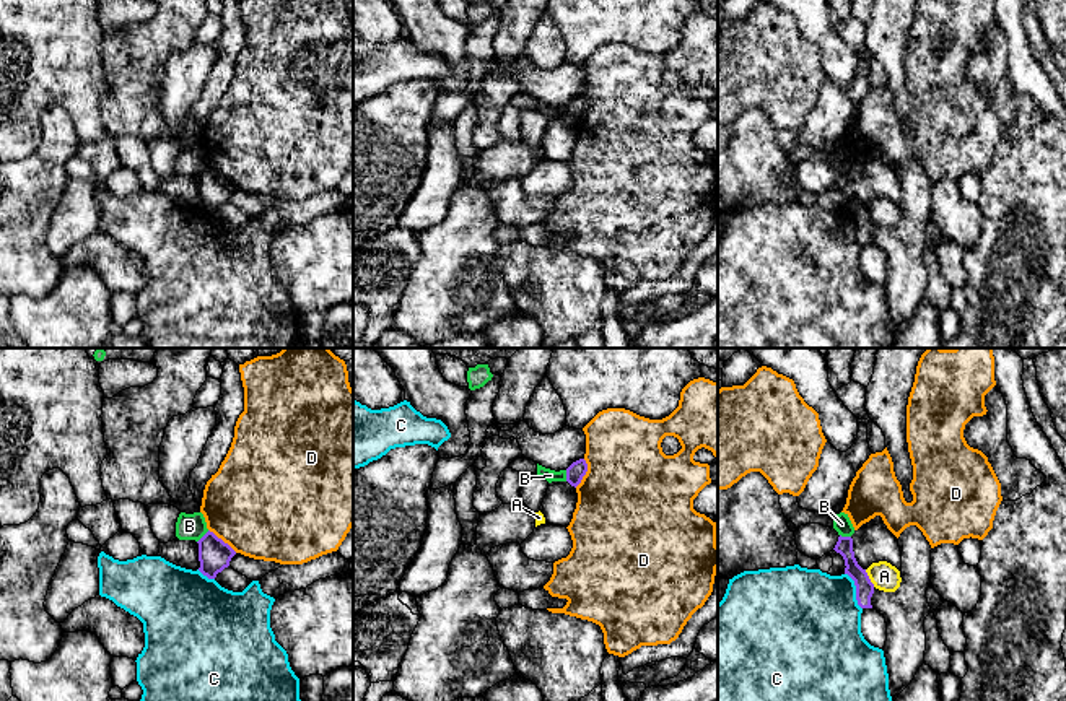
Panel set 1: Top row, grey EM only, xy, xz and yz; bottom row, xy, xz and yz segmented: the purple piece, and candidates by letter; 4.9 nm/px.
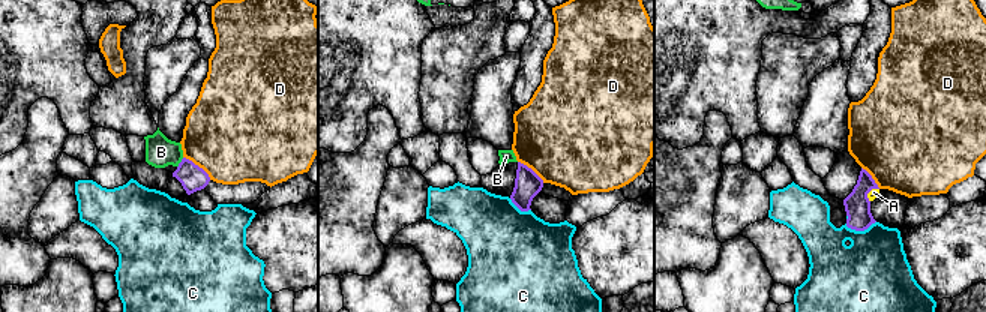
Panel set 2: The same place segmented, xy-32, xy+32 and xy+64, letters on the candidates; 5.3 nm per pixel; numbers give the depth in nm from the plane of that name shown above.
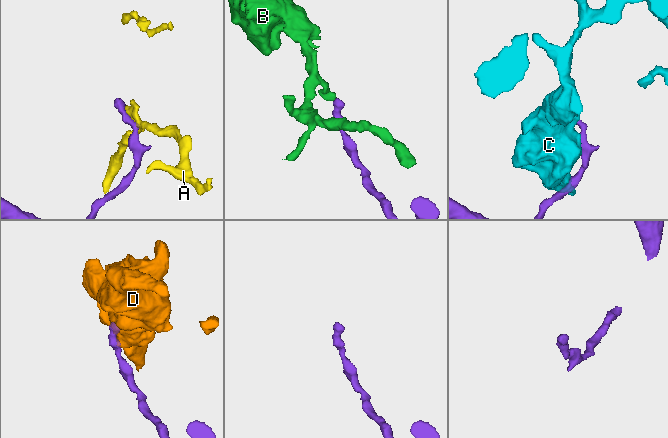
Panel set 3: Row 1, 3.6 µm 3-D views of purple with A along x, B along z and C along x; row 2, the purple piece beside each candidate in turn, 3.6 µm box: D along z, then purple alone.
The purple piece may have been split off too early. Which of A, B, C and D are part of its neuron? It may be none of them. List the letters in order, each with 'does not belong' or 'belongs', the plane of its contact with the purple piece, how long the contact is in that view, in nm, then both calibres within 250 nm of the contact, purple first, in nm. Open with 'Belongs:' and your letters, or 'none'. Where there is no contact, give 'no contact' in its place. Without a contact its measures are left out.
Belongs: none
A: does not belong | yz | 100 nm | 90/140 nm
B: does not belong | xy | 90 nm | 160/130 nm
C: does not belong | yz | 200 nm | 90/460 nm
D: does not belong | xz | 150 nm | 90/500 nm

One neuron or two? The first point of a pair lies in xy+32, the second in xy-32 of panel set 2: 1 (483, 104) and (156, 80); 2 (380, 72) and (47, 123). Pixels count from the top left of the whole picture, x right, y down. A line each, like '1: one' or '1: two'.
1: one
2: two

